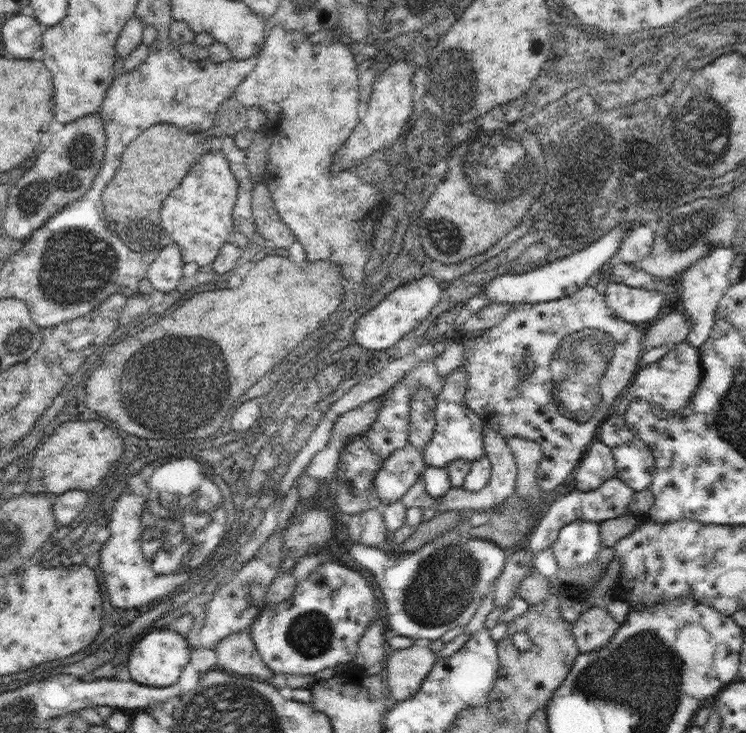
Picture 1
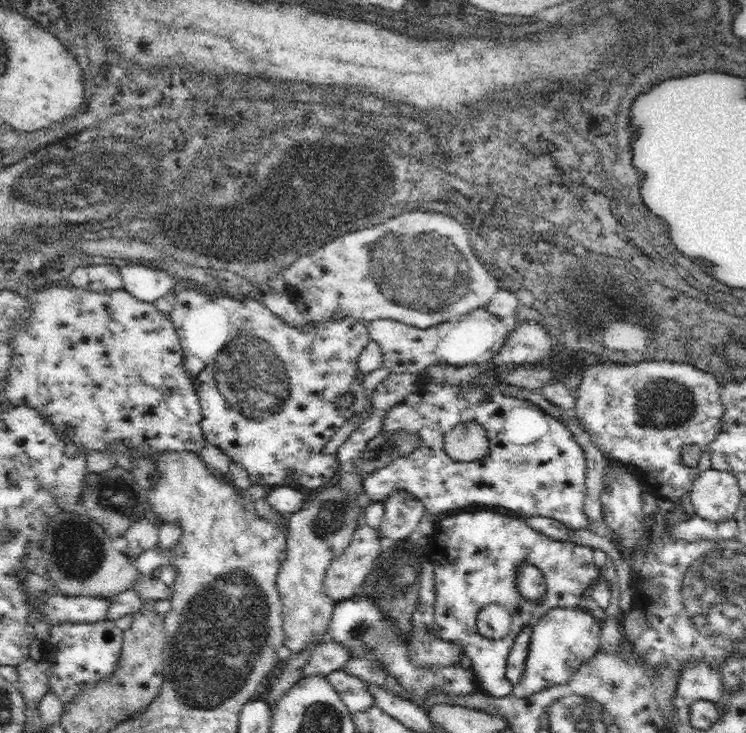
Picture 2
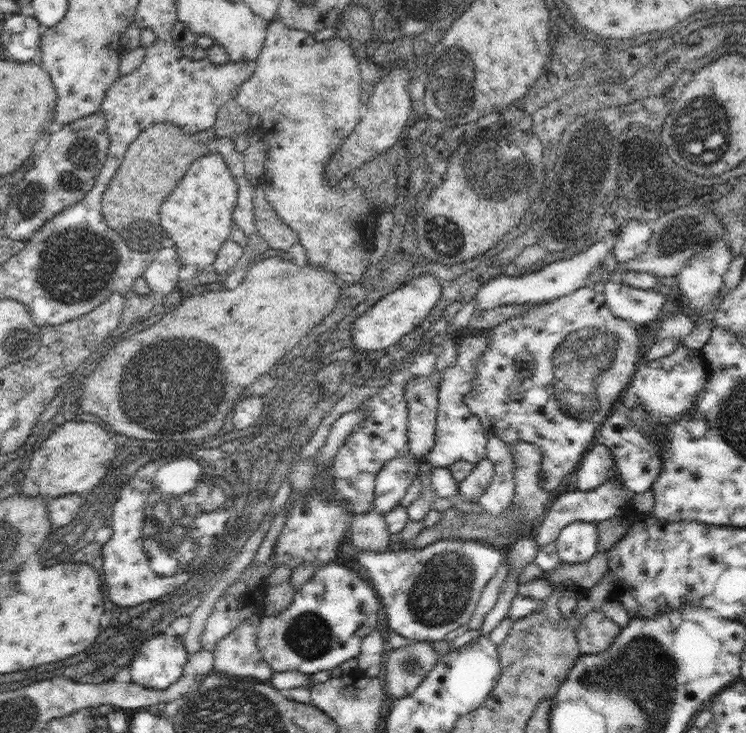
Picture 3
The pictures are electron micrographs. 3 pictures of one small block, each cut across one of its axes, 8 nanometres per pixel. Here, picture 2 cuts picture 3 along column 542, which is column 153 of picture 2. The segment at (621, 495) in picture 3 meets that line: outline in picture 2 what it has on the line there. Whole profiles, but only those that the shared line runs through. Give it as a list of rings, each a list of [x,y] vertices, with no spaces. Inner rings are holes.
[[[150,514],[131,524],[123,537],[124,554],[134,561],[141,552],[158,545],[159,525],[160,522]]]

